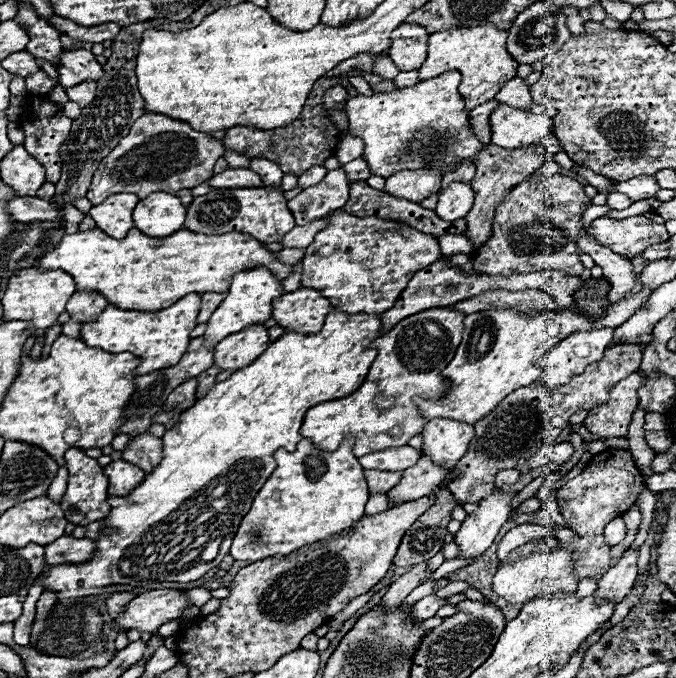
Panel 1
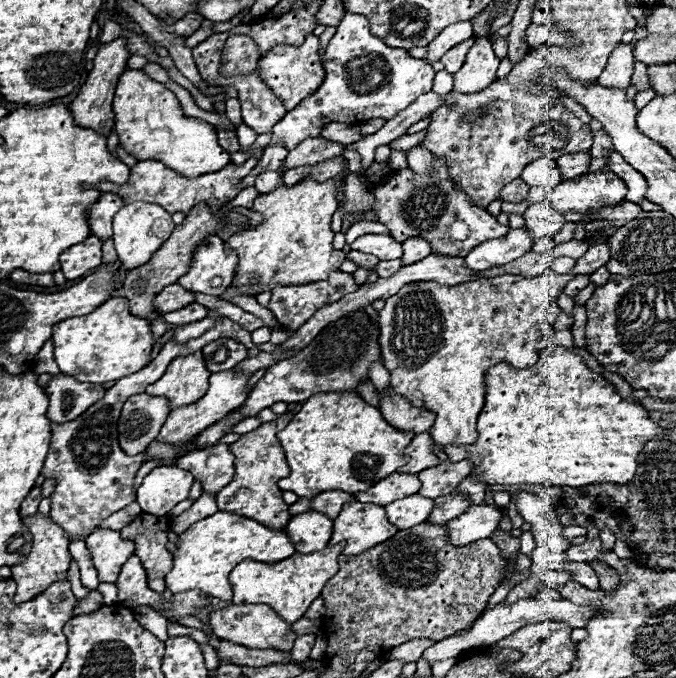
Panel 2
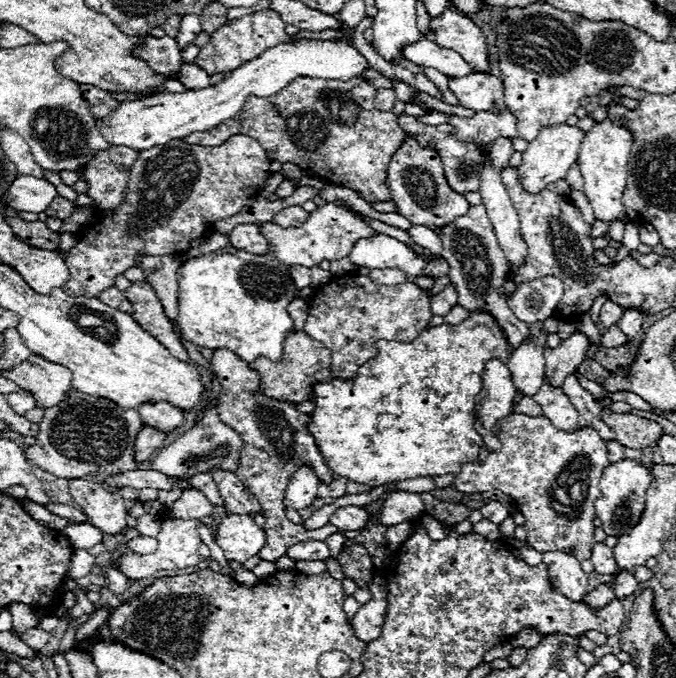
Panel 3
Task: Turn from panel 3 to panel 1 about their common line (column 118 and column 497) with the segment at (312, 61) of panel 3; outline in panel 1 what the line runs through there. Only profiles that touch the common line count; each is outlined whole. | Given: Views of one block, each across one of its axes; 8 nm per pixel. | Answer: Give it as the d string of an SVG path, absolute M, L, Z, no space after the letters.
M498 104L490 114L492 144L502 148L522 148L530 144L540 144L544 136L554 132L554 122L550 116L522 112L506 104Z

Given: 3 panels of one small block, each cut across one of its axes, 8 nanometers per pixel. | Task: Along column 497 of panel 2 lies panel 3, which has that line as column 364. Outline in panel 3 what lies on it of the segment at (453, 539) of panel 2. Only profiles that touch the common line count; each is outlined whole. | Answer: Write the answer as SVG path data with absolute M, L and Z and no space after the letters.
M344 506L332 514L330 524L340 530L364 530L368 524L368 512L362 506Z

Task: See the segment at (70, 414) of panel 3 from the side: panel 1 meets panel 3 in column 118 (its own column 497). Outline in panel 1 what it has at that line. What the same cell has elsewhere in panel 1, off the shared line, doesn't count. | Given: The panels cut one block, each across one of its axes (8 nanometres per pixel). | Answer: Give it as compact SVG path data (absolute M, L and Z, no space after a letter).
M634 344L626 346L612 346L606 350L606 356L590 364L582 374L572 376L572 380L558 388L542 386L540 382L534 382L530 386L518 388L518 392L508 394L496 410L490 412L484 420L474 424L476 436L472 438L472 444L468 448L468 454L456 464L458 478L454 478L448 484L448 490L452 496L460 502L478 502L488 498L494 490L494 476L496 472L504 468L514 468L522 454L536 450L544 444L554 442L554 438L568 426L568 418L578 410L590 410L598 404L604 404L608 400L610 388L620 382L624 376L636 372L640 368L642 350Z

